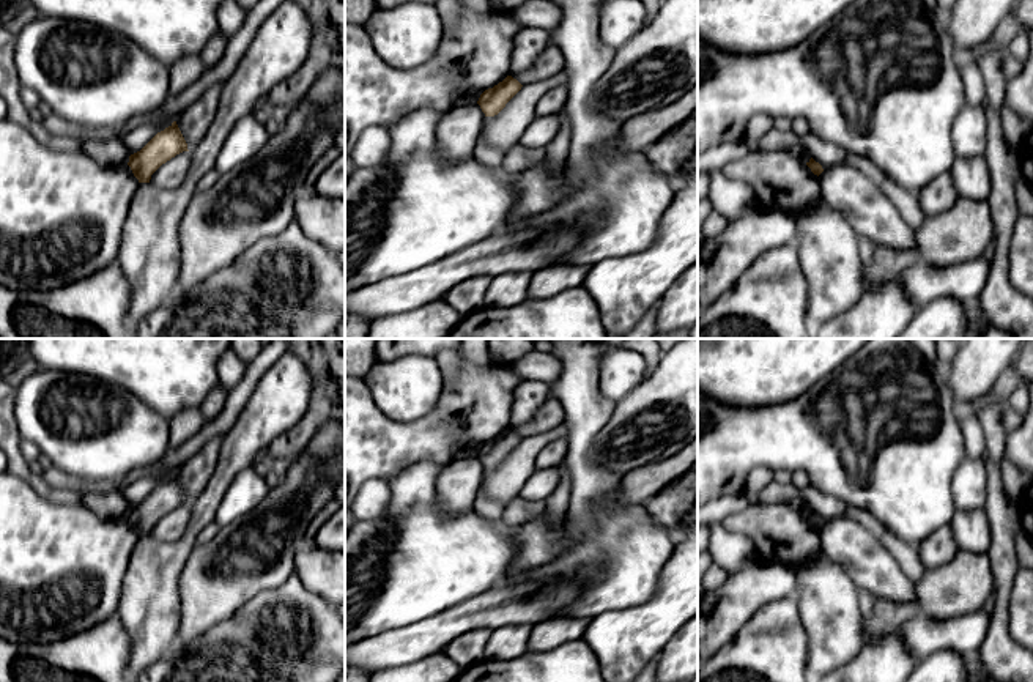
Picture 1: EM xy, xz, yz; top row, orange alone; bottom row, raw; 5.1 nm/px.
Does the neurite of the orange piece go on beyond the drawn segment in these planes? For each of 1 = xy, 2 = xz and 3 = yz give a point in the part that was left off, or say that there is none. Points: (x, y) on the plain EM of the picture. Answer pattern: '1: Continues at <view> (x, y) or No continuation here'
1: No continuation here
2: No continuation here
3: No continuation here

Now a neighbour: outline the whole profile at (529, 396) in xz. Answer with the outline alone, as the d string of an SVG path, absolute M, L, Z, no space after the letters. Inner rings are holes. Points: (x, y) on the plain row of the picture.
M529 380L521 381L513 395L510 428L531 422L537 410L551 397L551 392L550 384Z

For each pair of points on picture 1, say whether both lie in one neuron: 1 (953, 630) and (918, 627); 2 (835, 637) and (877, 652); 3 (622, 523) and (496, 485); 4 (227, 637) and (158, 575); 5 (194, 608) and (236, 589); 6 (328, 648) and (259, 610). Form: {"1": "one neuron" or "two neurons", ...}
{"1": "one neuron", "2": "two neurons", "3": "two neurons", "4": "two neurons", "5": "one neuron", "6": "one neuron"}

